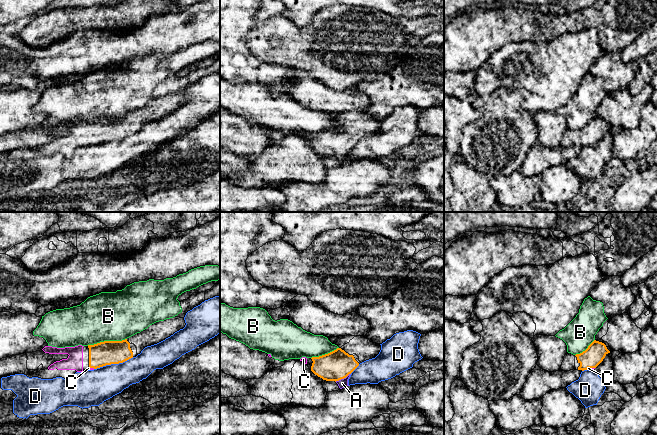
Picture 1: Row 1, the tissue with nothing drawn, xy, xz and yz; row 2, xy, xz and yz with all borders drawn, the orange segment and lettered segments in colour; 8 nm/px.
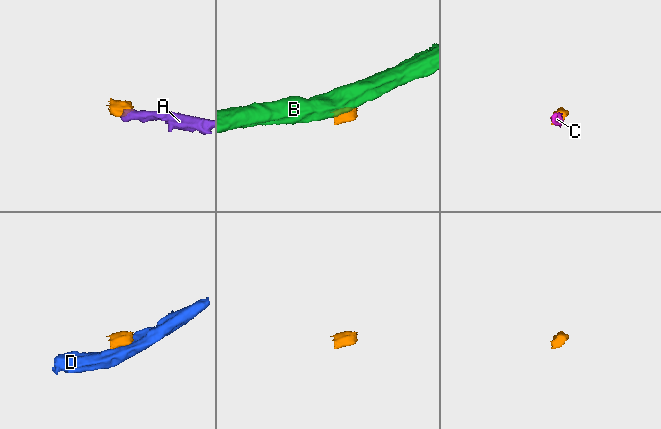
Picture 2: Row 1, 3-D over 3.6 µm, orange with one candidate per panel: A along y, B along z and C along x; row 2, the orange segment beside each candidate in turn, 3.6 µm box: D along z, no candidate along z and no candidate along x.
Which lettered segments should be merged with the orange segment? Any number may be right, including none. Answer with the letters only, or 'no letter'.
A, C

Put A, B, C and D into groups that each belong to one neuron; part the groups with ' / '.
A C / B / D

